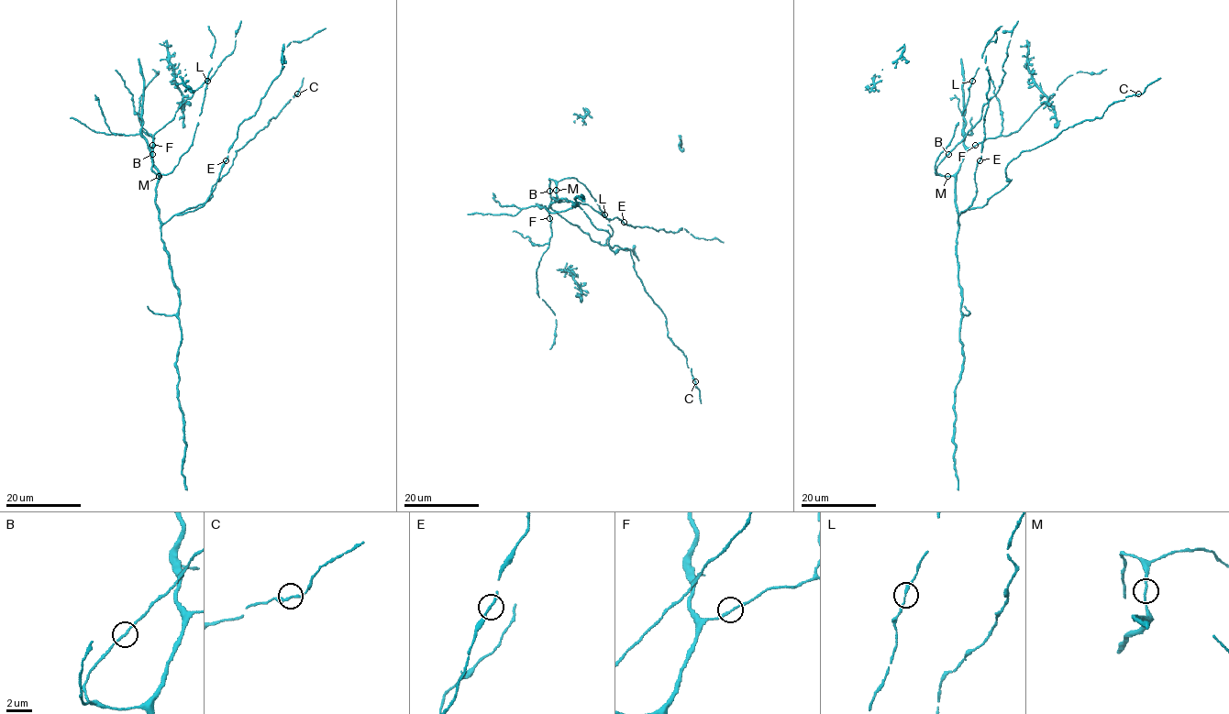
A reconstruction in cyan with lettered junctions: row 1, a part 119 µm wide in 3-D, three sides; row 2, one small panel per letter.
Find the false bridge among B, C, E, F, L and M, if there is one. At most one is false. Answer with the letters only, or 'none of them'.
none of them

